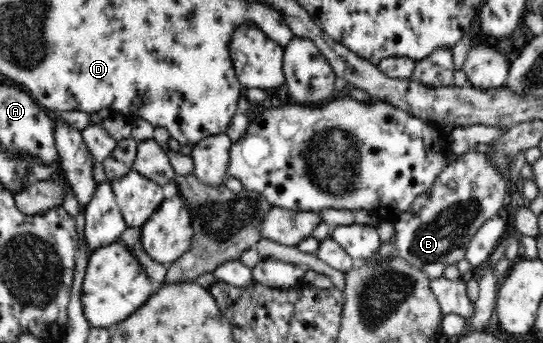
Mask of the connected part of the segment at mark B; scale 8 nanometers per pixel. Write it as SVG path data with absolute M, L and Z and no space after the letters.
M467 153L443 168L429 190L416 196L408 210L393 221L397 234L397 255L426 275L427 279L443 277L445 267L457 265L466 256L471 238L486 224L503 215L506 180L494 170L486 154Z

